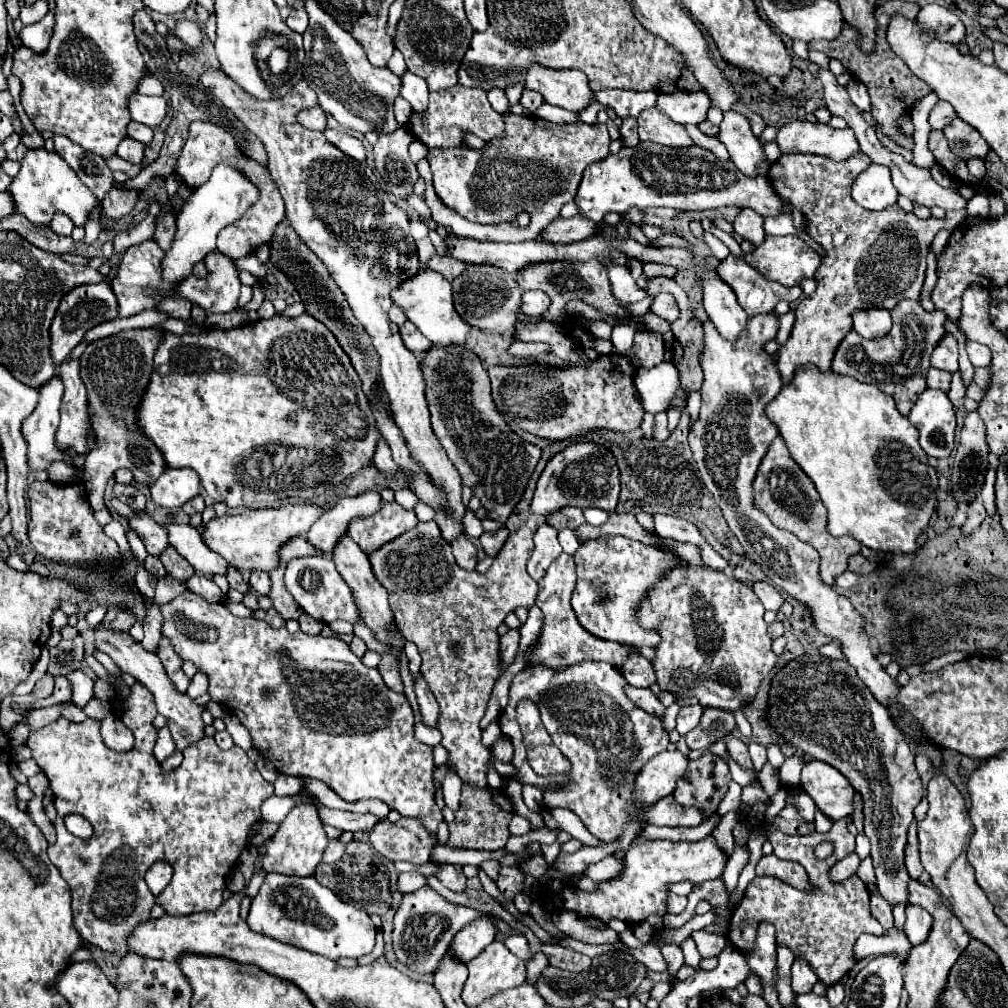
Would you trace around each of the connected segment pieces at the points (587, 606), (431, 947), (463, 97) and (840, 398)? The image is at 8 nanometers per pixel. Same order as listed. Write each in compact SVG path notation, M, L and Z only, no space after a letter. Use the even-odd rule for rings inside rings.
M615 535L585 541L573 557L577 567L577 585L571 597L571 605L579 623L599 639L657 647L661 641L659 633L641 629L635 619L635 611L647 591L661 579L661 573L675 563L675 557L655 547L647 547L639 541ZM599 589L607 593L607 599L603 603L597 599Z
M423 887L415 893L405 893L403 901L395 913L395 921L393 921L393 951L395 957L409 969L417 971L417 973L435 973L441 957L445 955L445 951L451 945L451 939L455 937L455 933L465 927L469 921L481 917L483 913L471 909L471 907L463 907L463 905L455 905L449 903L445 897L441 897L437 891L433 891L431 887Z
M455 85L451 89L445 91L437 91L429 95L429 105L425 111L413 111L409 121L407 121L407 129L413 131L413 135L427 145L429 149L453 149L453 147L463 147L465 145L465 133L473 133L481 139L495 139L503 135L503 117L497 115L493 111L493 107L489 107L487 101L487 93L481 89L469 89L463 85Z
M803 365L803 367L797 367L797 371L793 373L793 379L791 383L785 383L783 389L779 391L779 395L767 403L765 407L767 411L767 417L769 421L777 427L779 435L783 437L789 453L793 455L795 463L809 475L809 479L813 479L813 485L817 487L817 493L821 497L821 501L825 503L827 507L827 531L835 537L841 537L841 535L851 535L853 539L857 539L861 545L873 549L873 551L903 551L903 553L915 553L917 551L917 537L923 533L923 529L927 529L933 513L935 513L935 489L937 489L937 471L929 465L929 459L925 455L925 451L921 449L919 445L919 433L917 429L909 423L907 417L903 417L897 407L895 407L895 401L885 395L883 391L879 391L875 385L865 385L865 383L859 383L857 379L853 377L845 377L845 375L837 375L835 371L819 371L815 365Z

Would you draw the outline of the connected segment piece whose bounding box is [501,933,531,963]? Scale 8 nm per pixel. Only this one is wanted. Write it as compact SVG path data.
M509 933L509 935L503 935L501 939L517 957L521 957L525 963L531 961L531 953L529 953L529 947L527 947L527 939L523 935L517 935L517 933Z

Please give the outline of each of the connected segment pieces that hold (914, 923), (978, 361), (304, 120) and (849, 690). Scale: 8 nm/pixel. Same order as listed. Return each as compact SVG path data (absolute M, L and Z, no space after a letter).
M907 905L905 915L907 915L907 923L905 923L907 939L911 941L911 945L923 943L931 931L931 923L933 923L931 915L927 915L927 911L919 905Z
M967 341L967 355L973 367L987 367L991 363L991 351L981 343Z
M315 105L313 109L299 111L297 117L299 117L297 121L301 121L303 127L317 129L317 131L325 131L325 123L327 123L327 121L325 121L325 113L323 113L323 109L321 109L319 105Z
M803 655L793 659L775 675L769 691L769 721L789 743L799 747L803 753L839 769L855 787L855 791L861 793L865 801L865 835L871 841L877 891L891 907L909 903L909 873L903 863L903 849L907 843L907 827L913 821L913 809L923 797L923 787L915 769L911 747L901 731L897 731L893 721L889 721L887 709L877 703L877 699L873 699L873 693L865 687L865 683L861 683L847 661L835 661L823 655Z

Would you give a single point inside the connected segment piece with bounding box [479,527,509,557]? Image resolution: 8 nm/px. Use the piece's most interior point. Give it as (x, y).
(492, 542)

